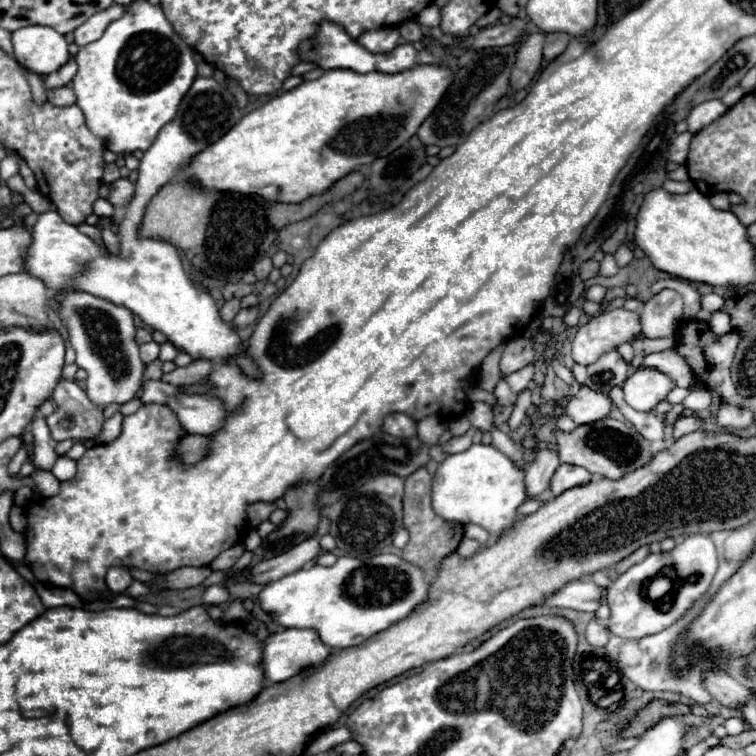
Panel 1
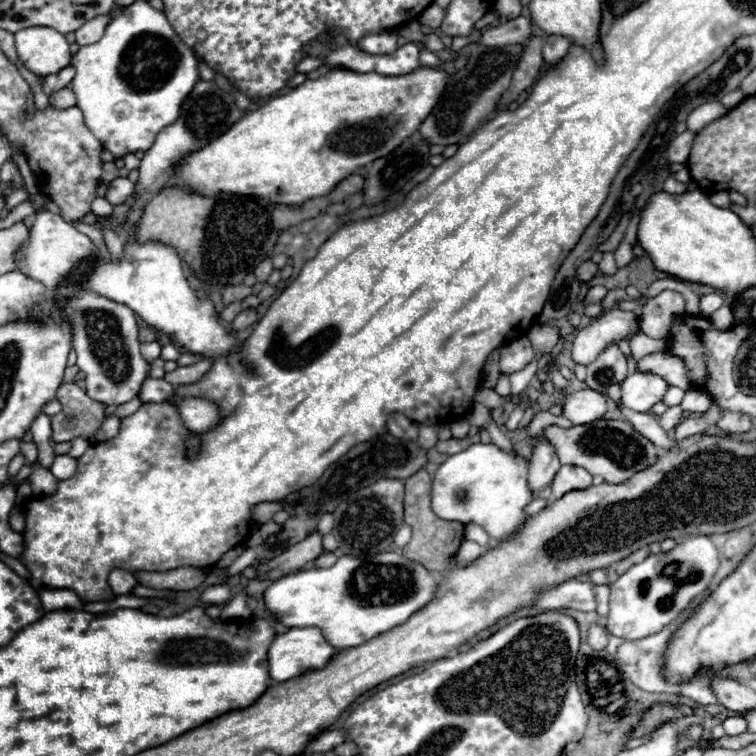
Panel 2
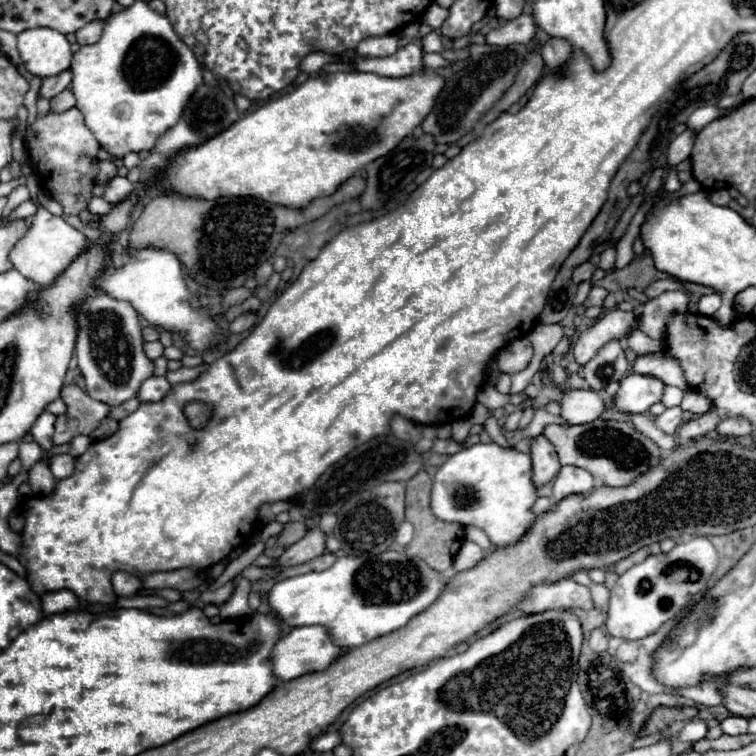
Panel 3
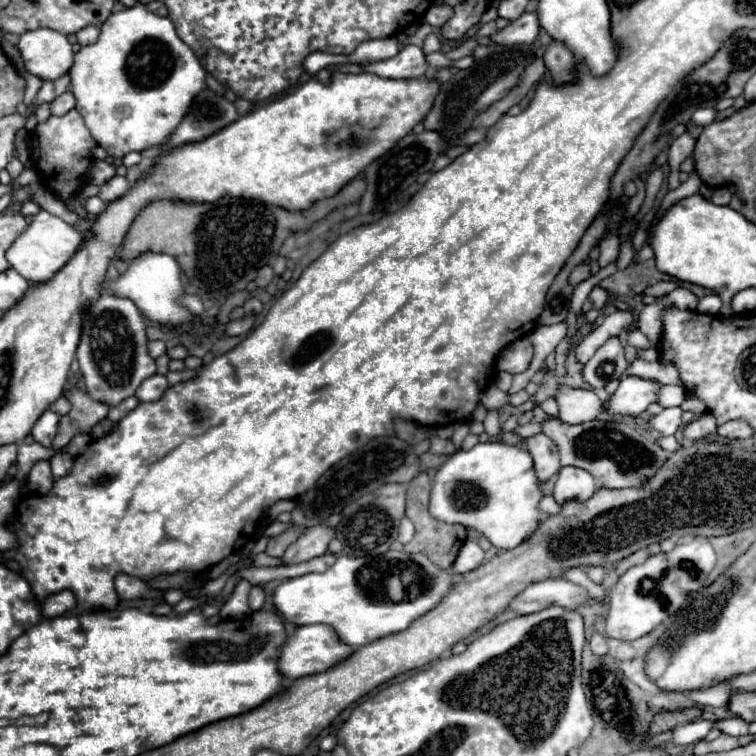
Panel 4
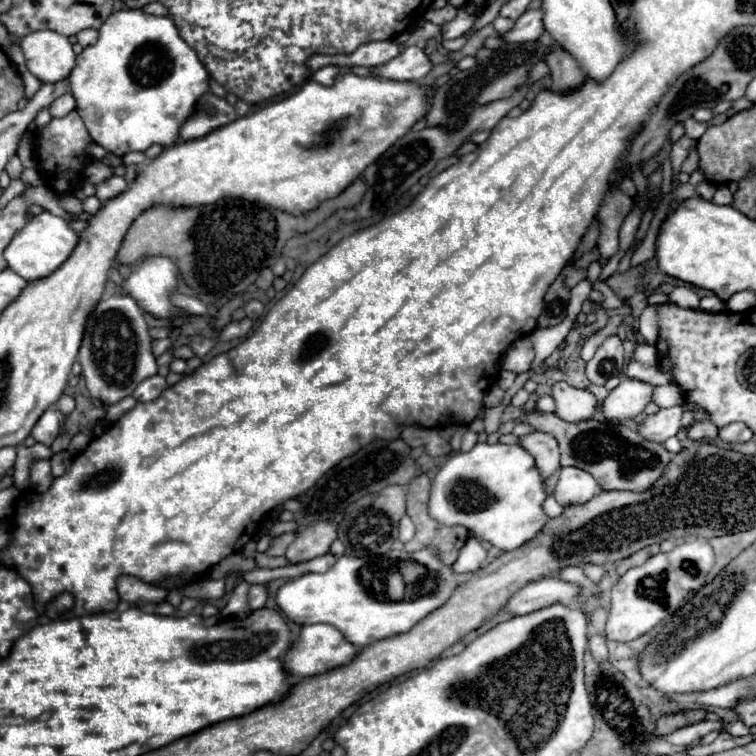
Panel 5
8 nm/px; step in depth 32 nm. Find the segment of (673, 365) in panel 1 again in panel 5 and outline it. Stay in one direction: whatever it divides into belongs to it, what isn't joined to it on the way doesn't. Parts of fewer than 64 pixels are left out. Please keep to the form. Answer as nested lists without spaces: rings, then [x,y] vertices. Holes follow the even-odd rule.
[[[630,362],[624,370],[626,378],[634,378],[640,382],[646,382],[650,386],[658,386],[658,384],[670,384],[672,382],[672,374],[670,372],[662,372],[658,366],[642,366],[638,362]]]

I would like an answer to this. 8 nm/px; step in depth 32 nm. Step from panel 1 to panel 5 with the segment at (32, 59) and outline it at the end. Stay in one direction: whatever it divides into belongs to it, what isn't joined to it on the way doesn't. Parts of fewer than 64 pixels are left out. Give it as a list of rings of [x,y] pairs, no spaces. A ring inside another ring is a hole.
[[[40,30],[20,40],[28,70],[44,84],[56,84],[66,80],[74,66],[76,54],[66,36],[52,30]]]

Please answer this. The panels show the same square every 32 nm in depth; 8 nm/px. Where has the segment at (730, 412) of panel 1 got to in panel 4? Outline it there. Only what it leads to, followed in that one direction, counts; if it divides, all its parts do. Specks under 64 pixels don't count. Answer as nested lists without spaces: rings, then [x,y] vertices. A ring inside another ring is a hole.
[[[732,420],[728,424],[718,426],[718,436],[726,438],[726,440],[744,440],[752,436],[752,428],[748,424],[744,424],[742,420]]]

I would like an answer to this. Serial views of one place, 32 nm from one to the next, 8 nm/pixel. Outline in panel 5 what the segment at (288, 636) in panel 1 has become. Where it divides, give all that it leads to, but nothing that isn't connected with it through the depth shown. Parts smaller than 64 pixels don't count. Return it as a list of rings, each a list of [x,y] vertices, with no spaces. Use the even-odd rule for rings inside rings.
[[[310,624],[310,626],[304,626],[300,630],[298,640],[290,646],[286,660],[284,660],[284,668],[294,680],[308,678],[308,676],[320,676],[324,672],[330,672],[334,668],[348,664],[358,652],[360,650],[354,644],[350,644],[344,638],[344,634],[336,628],[332,628],[330,624]]]

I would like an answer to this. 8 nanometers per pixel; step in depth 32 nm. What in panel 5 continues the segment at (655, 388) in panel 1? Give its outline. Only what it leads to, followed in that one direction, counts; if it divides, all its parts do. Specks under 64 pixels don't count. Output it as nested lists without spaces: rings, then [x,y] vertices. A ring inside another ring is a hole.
[[[626,378],[612,392],[608,392],[604,402],[600,404],[600,412],[610,422],[636,418],[642,414],[644,406],[650,402],[650,394],[652,394],[650,384]]]

